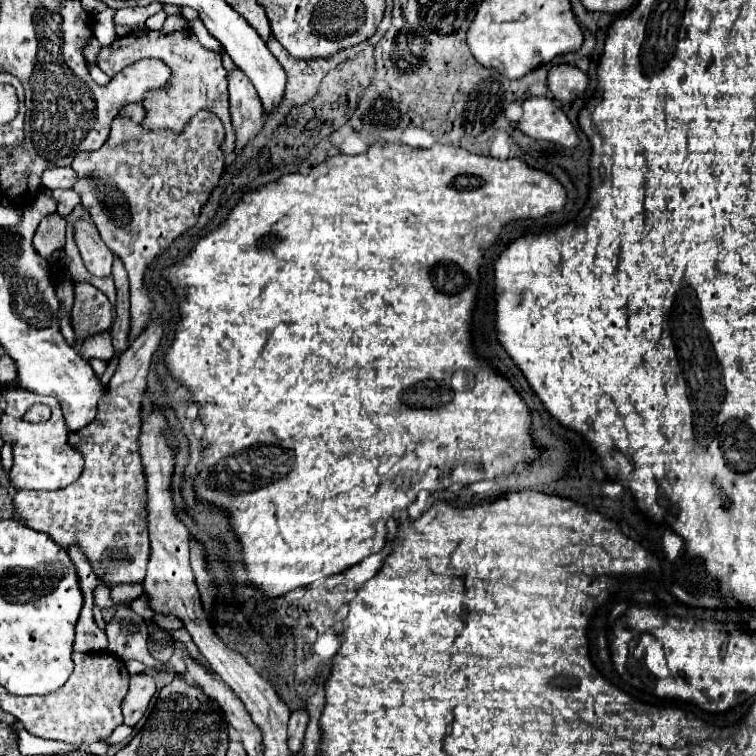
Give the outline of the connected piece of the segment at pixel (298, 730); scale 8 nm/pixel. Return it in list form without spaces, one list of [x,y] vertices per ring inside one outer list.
[[[305,707],[291,713],[291,719],[289,719],[289,749],[291,749],[291,753],[297,753],[297,749],[301,749],[307,723],[309,723],[309,711]]]

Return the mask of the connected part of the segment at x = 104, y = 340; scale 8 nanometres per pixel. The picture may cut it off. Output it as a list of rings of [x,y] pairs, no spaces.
[[[107,329],[105,333],[99,333],[99,335],[93,335],[89,337],[85,343],[83,343],[83,351],[81,351],[81,357],[83,359],[91,359],[91,357],[97,357],[97,359],[103,359],[103,361],[109,361],[109,357],[113,357],[113,341],[111,341],[111,331]]]

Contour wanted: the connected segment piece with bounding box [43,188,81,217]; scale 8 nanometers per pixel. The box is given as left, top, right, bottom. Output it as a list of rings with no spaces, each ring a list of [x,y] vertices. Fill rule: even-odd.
[[[45,188],[43,192],[51,195],[57,201],[57,212],[63,217],[68,216],[81,202],[79,194],[73,189],[49,190]]]

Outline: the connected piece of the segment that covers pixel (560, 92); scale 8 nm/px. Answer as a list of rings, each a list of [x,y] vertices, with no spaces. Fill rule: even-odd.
[[[555,65],[549,71],[549,89],[553,97],[561,103],[573,103],[579,99],[589,87],[589,75],[575,65]]]

